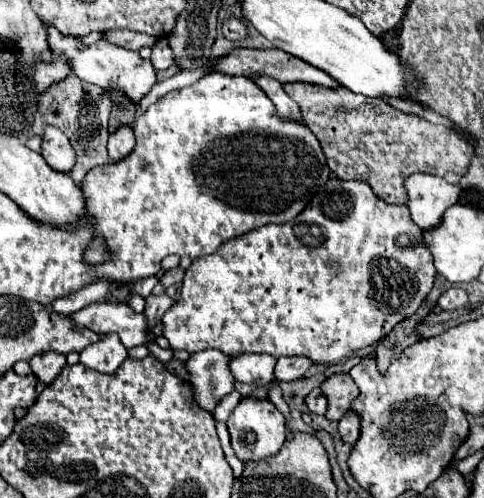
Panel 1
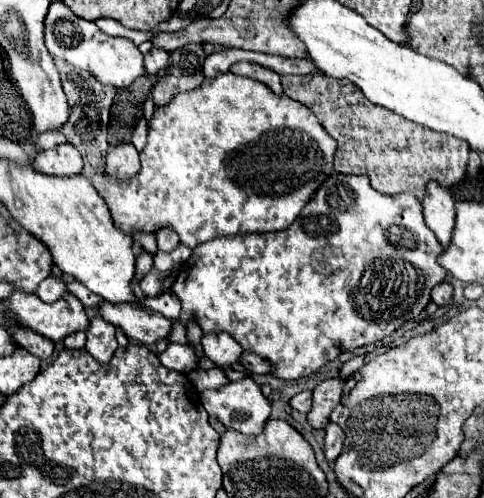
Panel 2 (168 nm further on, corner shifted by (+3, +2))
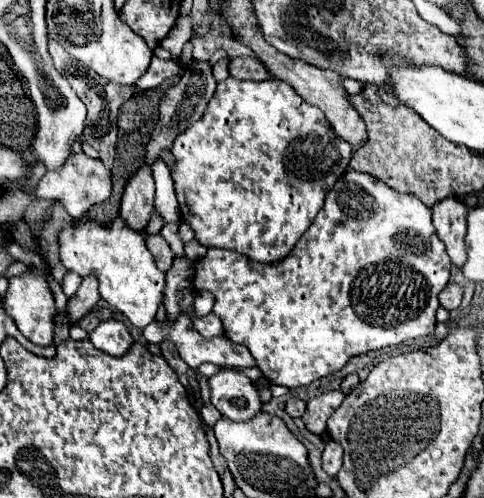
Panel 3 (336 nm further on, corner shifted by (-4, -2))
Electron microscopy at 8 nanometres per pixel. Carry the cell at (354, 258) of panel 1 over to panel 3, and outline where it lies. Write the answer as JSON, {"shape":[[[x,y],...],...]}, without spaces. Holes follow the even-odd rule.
{"shape":[[[355,170],[355,172],[345,172],[335,182],[335,188],[327,194],[327,200],[325,200],[319,216],[313,220],[311,228],[301,236],[299,244],[293,248],[291,256],[287,256],[287,260],[283,260],[283,264],[251,264],[251,260],[247,260],[247,256],[239,256],[237,252],[221,250],[221,248],[209,248],[205,258],[195,262],[193,288],[195,290],[207,288],[209,292],[213,292],[213,296],[215,296],[213,314],[217,314],[221,318],[225,336],[237,344],[247,346],[251,356],[255,358],[257,366],[263,370],[263,374],[273,384],[287,386],[287,388],[299,388],[299,386],[307,386],[313,380],[331,376],[333,372],[341,370],[349,362],[349,358],[353,358],[353,356],[363,356],[367,352],[381,350],[385,346],[395,346],[395,344],[401,344],[405,340],[431,334],[437,326],[437,320],[435,320],[437,308],[441,306],[437,296],[439,296],[441,288],[447,286],[447,282],[449,282],[449,270],[451,270],[451,260],[443,248],[443,242],[437,238],[435,226],[431,222],[431,210],[417,196],[401,194],[401,192],[389,188],[383,180],[379,180],[367,172]]]}

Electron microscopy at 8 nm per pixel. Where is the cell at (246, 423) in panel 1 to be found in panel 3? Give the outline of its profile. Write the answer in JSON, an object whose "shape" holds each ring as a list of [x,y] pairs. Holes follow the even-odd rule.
{"shape":[[[221,368],[209,380],[211,404],[229,420],[249,420],[261,410],[261,398],[253,382],[233,370]]]}

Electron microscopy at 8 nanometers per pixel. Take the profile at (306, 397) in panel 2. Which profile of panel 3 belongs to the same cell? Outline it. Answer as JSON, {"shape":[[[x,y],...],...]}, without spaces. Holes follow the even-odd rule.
{"shape":[[[289,398],[289,400],[285,402],[285,412],[287,412],[291,418],[301,418],[303,412],[305,412],[305,408],[307,408],[307,404],[305,404],[303,400],[299,400],[299,398]]]}

